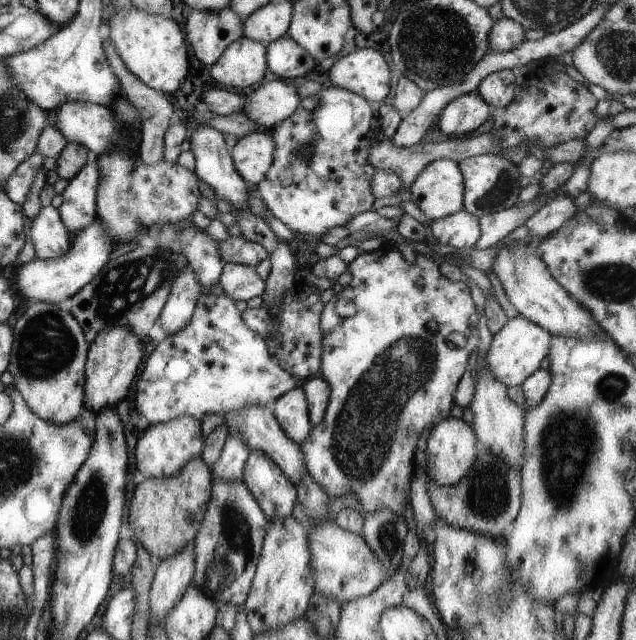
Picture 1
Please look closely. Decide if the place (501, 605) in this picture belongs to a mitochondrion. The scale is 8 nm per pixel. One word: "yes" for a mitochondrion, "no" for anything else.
yes

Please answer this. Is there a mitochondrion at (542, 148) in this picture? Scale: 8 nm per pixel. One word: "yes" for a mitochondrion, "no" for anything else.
no

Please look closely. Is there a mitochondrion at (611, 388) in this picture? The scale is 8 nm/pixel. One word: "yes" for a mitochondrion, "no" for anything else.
yes

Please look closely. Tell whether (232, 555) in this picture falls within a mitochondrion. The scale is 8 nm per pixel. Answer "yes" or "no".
yes

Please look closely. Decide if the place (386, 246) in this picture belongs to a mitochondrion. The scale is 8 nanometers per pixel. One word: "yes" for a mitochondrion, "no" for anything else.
no

